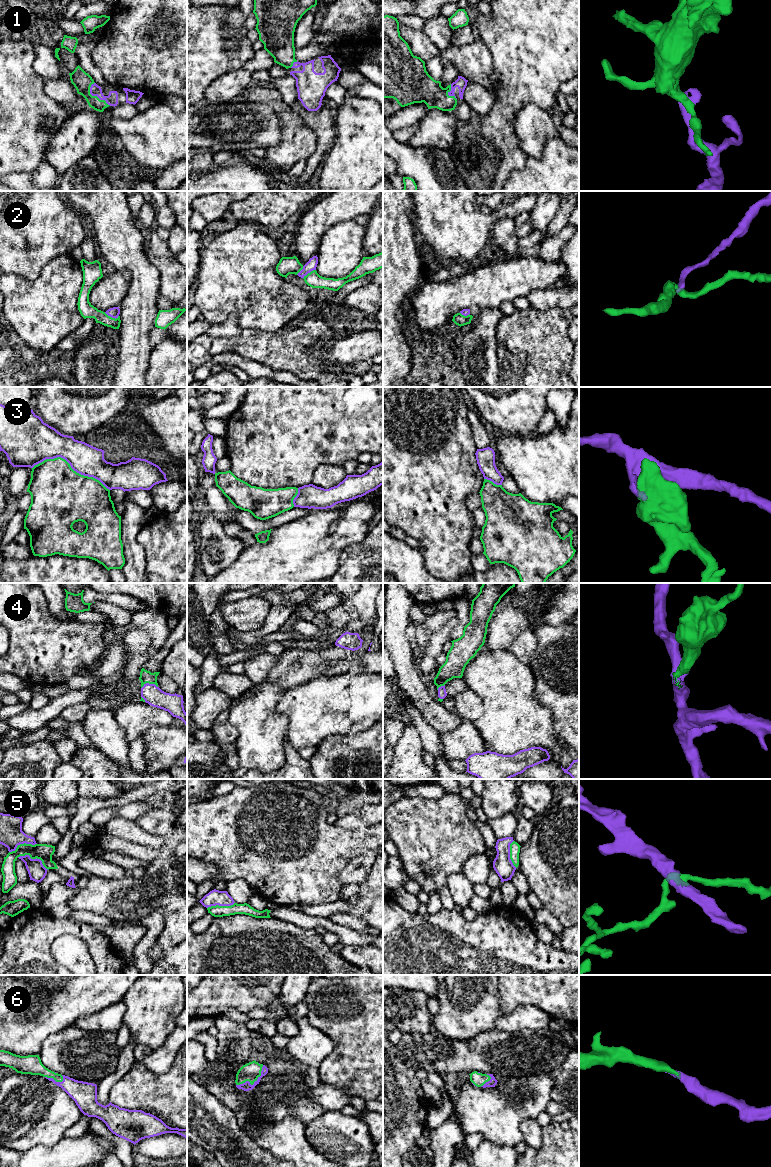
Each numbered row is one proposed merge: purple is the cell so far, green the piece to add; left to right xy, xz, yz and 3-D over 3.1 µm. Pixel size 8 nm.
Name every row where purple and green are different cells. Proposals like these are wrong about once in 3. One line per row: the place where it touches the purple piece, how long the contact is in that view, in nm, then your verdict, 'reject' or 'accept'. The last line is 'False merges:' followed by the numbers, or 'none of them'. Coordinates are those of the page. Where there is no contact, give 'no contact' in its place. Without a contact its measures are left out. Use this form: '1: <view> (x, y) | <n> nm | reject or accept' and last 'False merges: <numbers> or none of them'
1: xy (95, 95) | 240 nm | accept
2: xy (111, 316) | 130 nm | reject
3: xy (70, 465) | 650 nm | reject
4: xy (148, 683) | 140 nm | accept
5: xy (34, 859) | 280 nm | reject
6: xz (254, 1083) | 280 nm | accept
False merges: 2, 3, 5

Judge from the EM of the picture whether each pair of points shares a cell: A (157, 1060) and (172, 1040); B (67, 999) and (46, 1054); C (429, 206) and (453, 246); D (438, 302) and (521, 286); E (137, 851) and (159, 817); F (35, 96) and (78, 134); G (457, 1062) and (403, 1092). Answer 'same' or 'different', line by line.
A: same
B: different
C: same
D: same
E: different
F: different
G: different

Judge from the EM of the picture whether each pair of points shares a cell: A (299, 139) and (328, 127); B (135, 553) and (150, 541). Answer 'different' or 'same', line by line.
A: different
B: different

